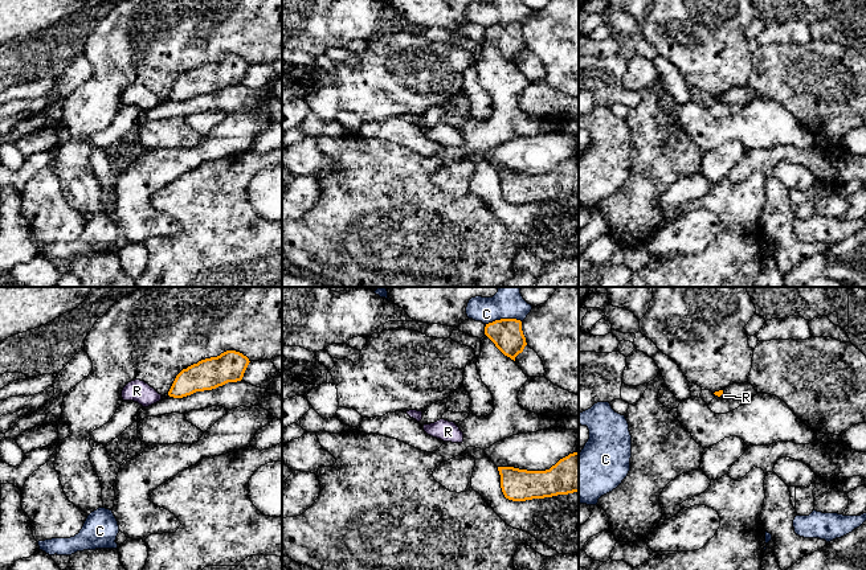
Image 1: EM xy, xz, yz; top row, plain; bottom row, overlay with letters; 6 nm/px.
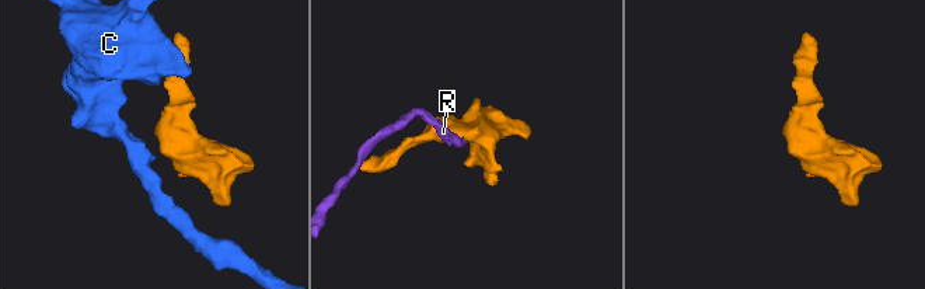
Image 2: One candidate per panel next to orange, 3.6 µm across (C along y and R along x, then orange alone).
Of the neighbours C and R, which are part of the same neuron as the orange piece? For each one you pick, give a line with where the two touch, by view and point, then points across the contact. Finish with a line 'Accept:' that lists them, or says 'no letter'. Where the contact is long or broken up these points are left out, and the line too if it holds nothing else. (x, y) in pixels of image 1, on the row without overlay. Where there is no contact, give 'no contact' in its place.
Accept: no letter

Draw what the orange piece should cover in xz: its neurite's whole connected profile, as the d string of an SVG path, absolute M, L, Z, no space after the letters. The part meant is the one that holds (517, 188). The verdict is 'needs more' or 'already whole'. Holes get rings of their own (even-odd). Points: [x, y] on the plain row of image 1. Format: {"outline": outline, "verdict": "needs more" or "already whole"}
{"outline": "M579 155L546 175L498 171L506 202L526 205L579 196Z", "verdict": "already whole"}

